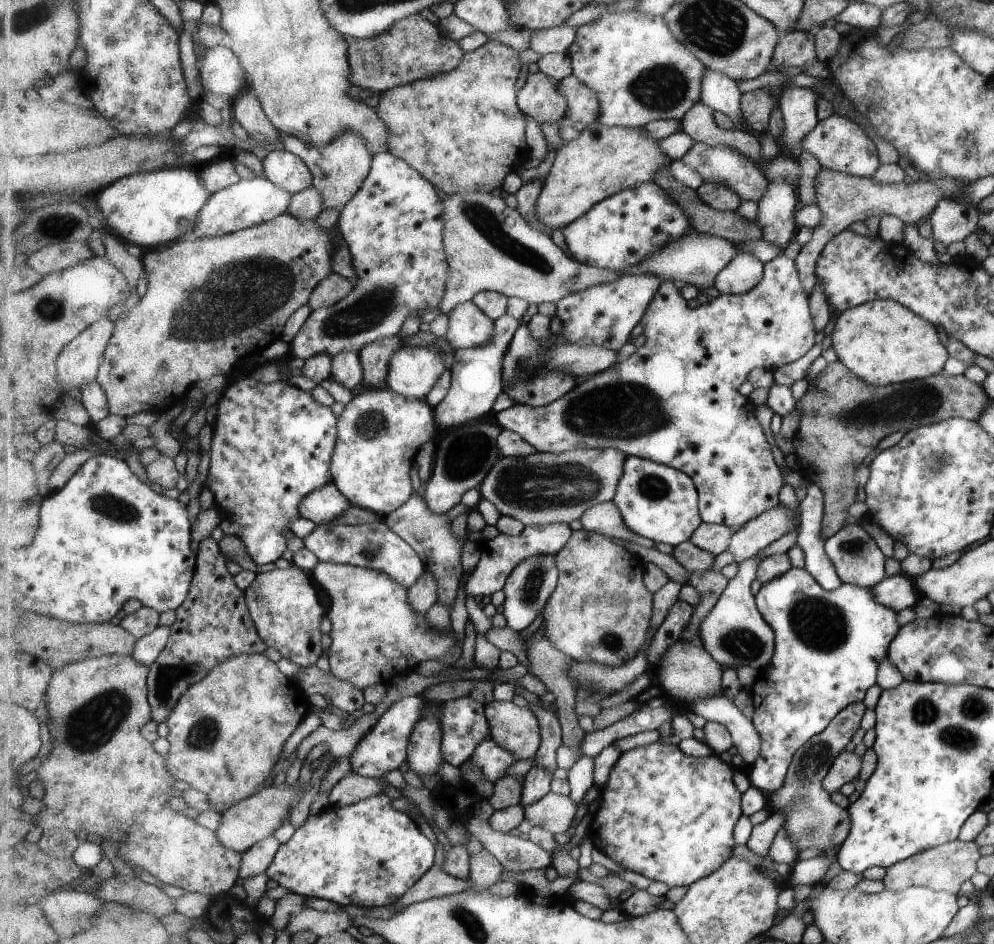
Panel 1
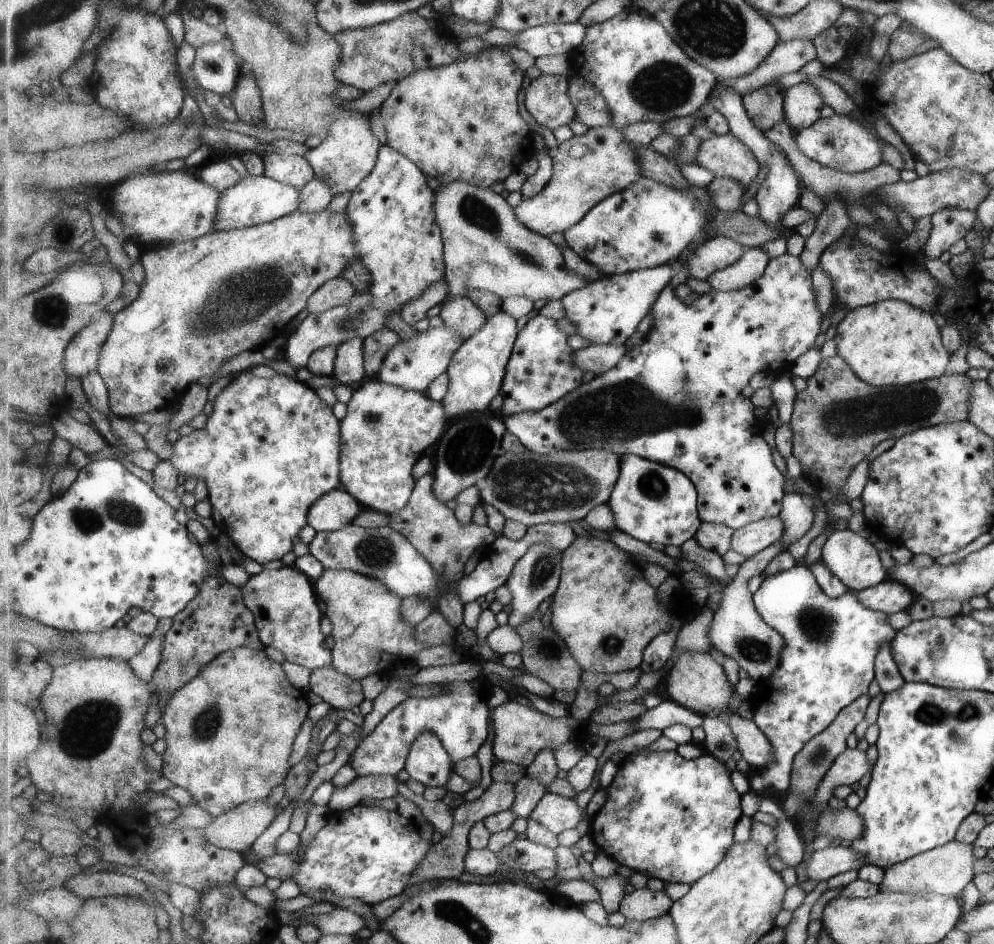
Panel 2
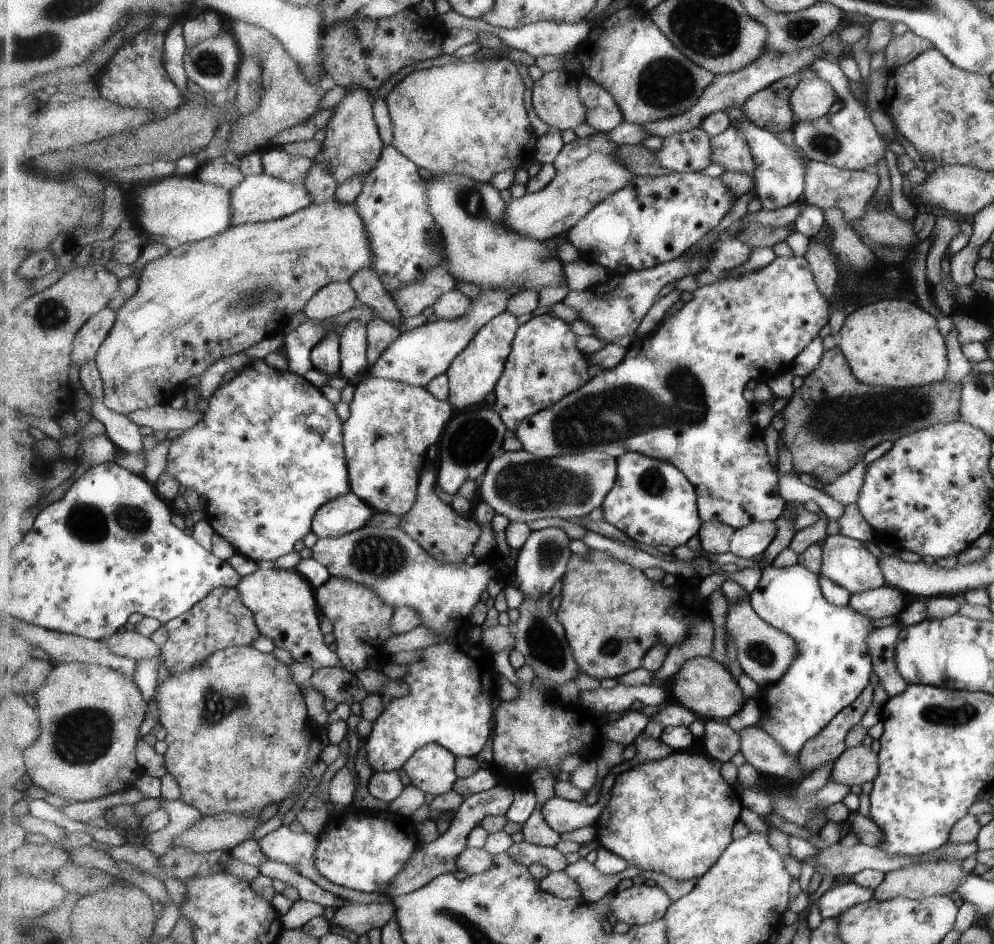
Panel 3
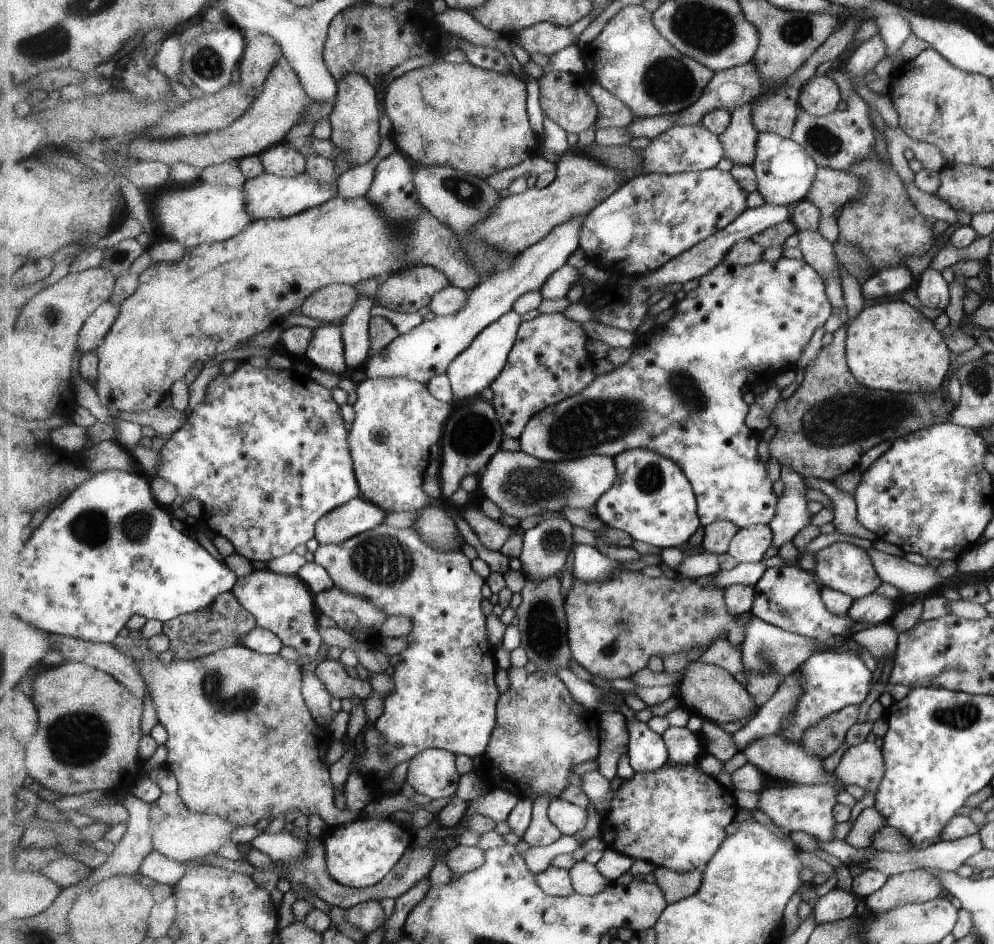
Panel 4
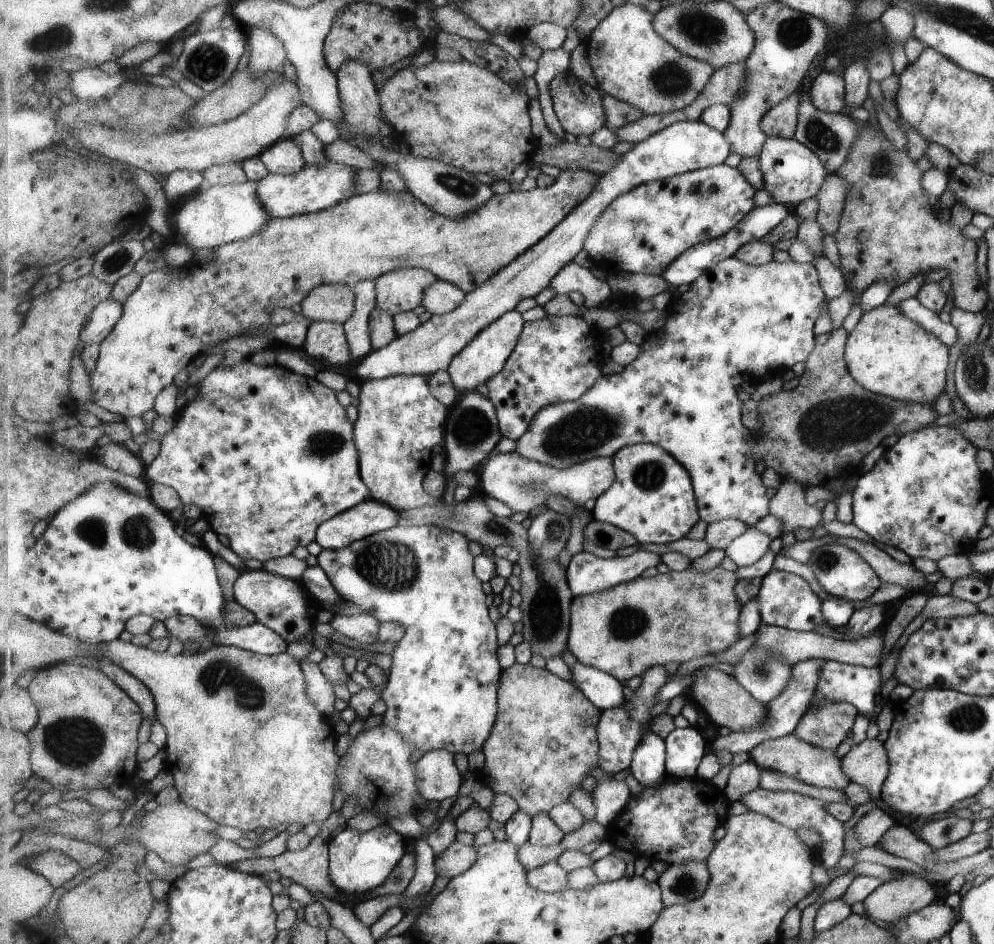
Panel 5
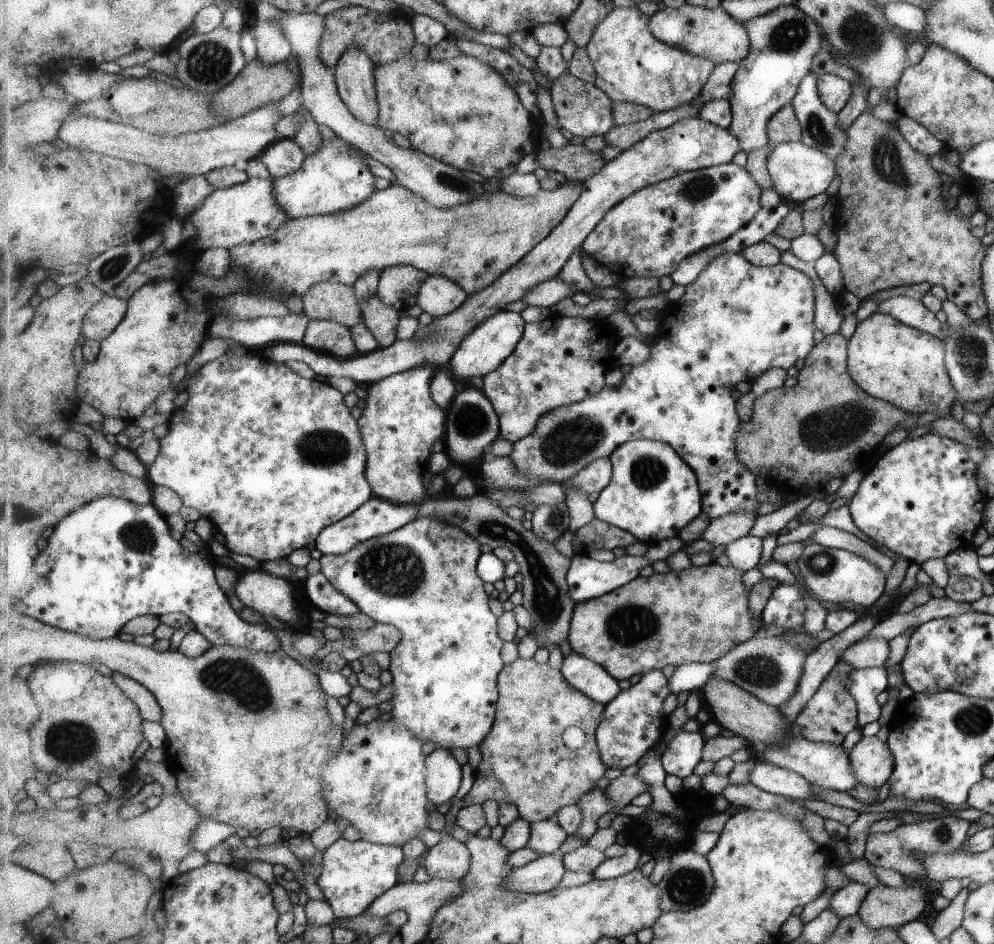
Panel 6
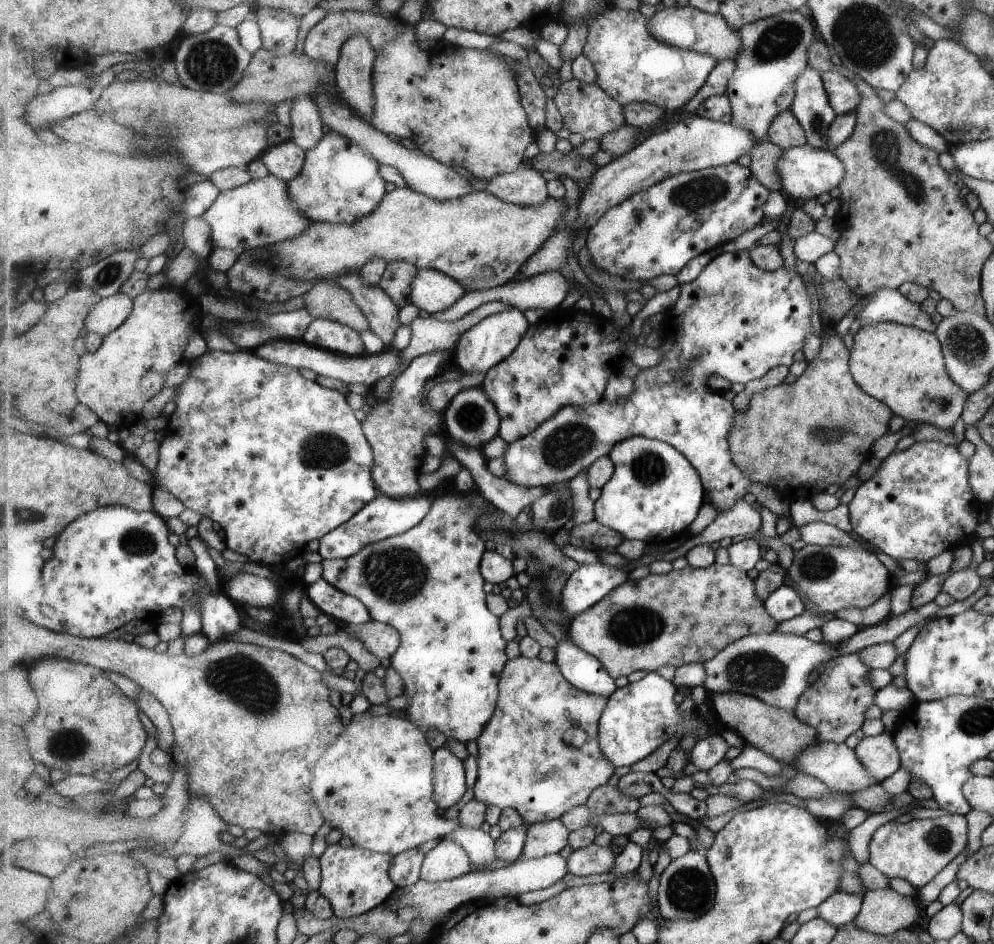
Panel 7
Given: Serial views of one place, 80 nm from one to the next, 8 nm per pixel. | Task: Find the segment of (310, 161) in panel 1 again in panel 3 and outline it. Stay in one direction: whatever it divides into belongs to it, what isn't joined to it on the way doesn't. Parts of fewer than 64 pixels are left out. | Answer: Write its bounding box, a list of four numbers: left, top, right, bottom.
[314,85,386,184]

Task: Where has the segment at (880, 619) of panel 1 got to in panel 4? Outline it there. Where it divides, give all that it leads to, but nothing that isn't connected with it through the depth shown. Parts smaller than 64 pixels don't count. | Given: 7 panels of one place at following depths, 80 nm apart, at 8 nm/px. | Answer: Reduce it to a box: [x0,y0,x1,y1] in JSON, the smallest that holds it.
[752,565,875,743]

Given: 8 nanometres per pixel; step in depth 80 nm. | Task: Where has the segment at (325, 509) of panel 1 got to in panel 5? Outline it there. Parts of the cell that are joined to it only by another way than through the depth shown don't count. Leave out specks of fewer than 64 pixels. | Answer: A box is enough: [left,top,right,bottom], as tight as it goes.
[315,498,401,550]

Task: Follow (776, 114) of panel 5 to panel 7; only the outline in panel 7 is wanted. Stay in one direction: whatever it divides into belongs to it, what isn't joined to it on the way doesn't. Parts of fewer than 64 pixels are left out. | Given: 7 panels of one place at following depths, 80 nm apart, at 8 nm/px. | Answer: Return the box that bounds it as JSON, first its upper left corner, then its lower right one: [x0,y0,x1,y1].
[767,109,807,149]

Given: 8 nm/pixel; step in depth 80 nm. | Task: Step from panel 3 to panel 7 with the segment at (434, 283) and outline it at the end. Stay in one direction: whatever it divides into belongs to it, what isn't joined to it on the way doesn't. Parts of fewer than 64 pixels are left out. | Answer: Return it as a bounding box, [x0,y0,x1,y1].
[378,261,418,308]

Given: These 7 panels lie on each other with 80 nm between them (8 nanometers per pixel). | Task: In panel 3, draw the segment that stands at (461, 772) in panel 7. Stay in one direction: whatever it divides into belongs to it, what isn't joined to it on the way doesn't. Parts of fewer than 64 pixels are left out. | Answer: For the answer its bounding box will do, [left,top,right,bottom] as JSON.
[403,743,455,798]

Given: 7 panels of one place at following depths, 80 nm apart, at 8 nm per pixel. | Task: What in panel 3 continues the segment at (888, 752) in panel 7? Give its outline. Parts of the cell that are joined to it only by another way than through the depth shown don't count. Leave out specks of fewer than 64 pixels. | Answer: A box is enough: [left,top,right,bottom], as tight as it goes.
[827,745,878,787]

